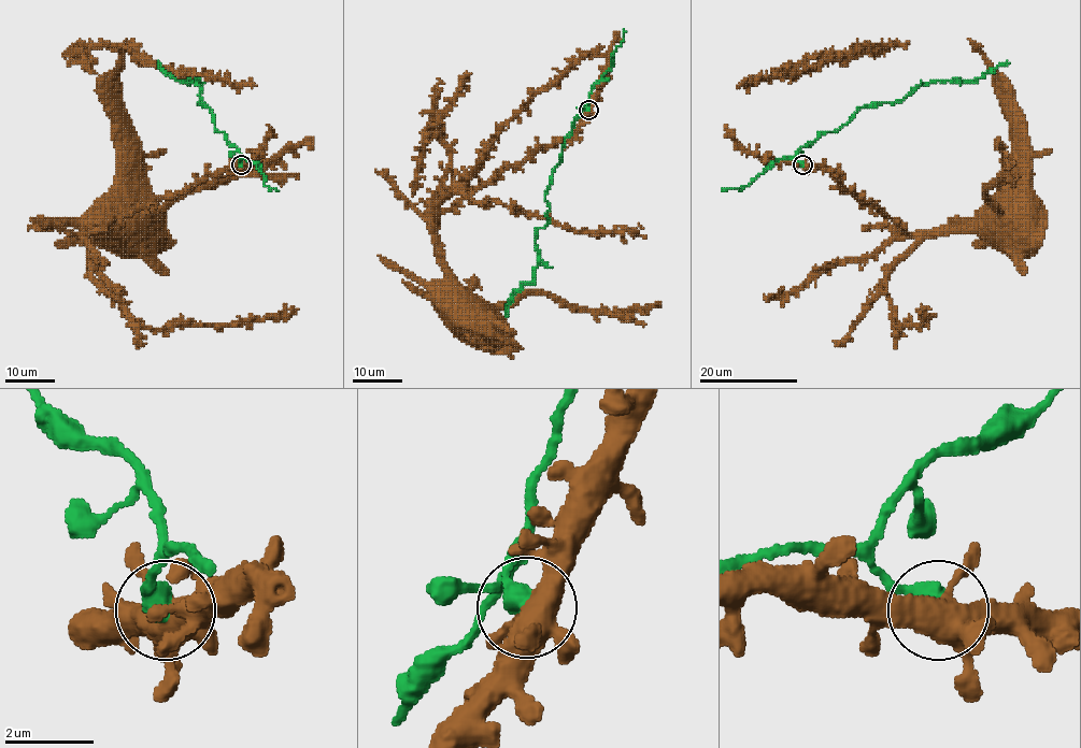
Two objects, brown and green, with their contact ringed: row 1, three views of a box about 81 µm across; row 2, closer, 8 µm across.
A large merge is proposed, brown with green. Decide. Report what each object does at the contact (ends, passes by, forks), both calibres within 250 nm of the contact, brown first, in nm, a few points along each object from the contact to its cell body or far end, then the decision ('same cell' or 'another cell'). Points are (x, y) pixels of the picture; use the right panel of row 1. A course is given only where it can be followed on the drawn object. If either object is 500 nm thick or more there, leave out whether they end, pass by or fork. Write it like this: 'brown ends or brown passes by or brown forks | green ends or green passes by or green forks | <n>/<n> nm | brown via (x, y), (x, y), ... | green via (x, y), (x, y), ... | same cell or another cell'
460/500 nm | brown via (802, 164), (822, 164), (849, 191), (890, 216), (910, 234), (986, 231), (996, 227) | green via (802, 164), (795, 156), (802, 147), (838, 131), (863, 106), (900, 102), (922, 84), (977, 82), (1009, 62) | another cell

